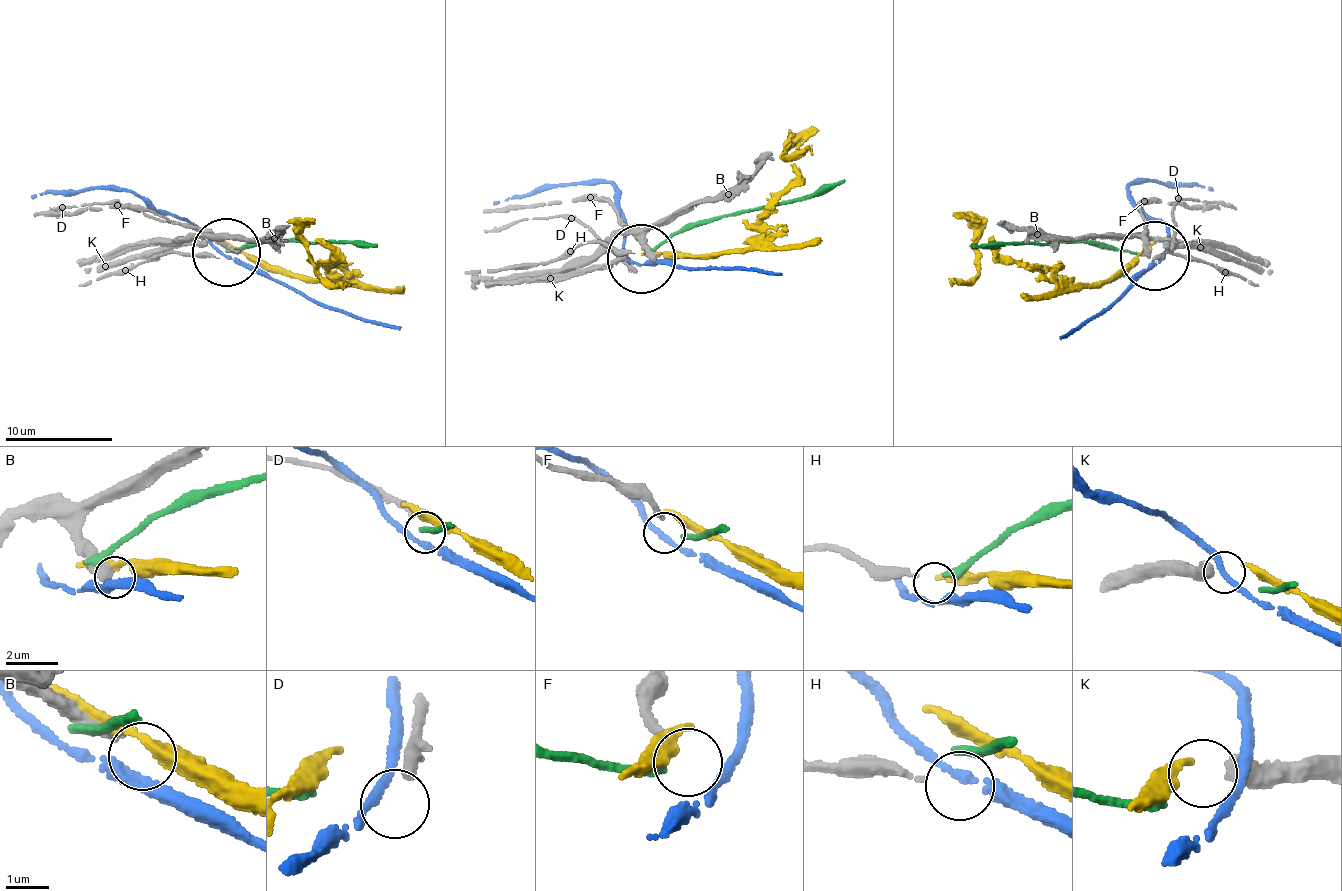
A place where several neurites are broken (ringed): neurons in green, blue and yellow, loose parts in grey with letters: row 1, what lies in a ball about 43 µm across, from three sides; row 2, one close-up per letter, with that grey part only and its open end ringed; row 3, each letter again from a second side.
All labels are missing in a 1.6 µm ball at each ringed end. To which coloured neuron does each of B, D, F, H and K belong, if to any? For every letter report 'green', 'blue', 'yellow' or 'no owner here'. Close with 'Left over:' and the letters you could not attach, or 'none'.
B: no owner here
D: no owner here
F: green
H: no owner here
K: yellow
Left over: B, D, H

